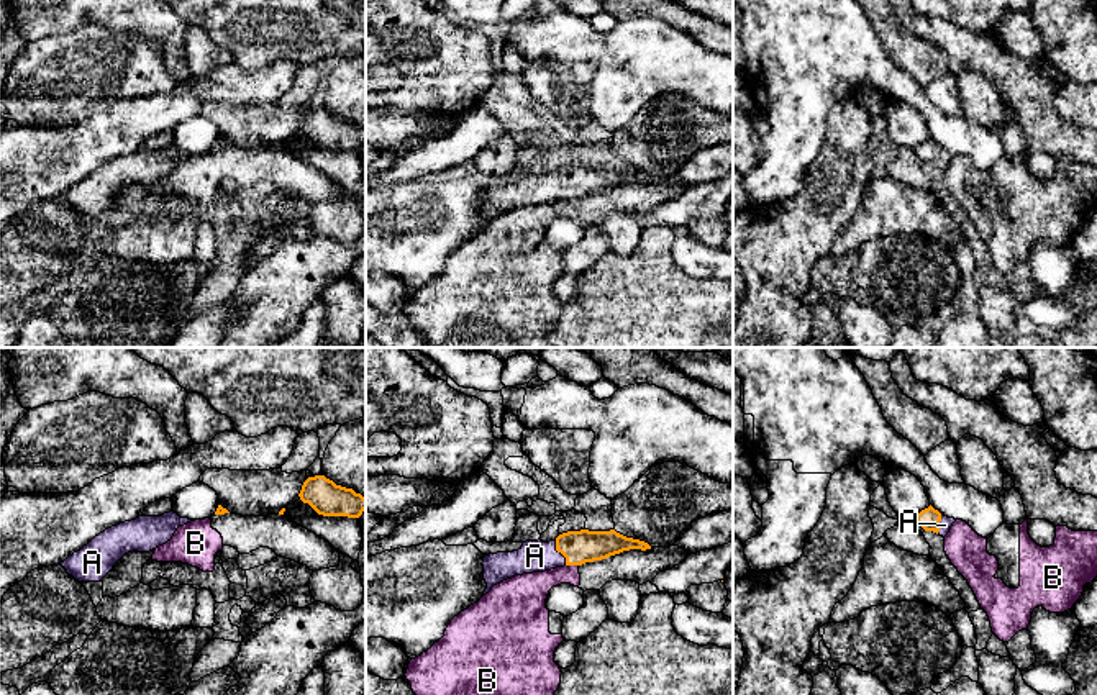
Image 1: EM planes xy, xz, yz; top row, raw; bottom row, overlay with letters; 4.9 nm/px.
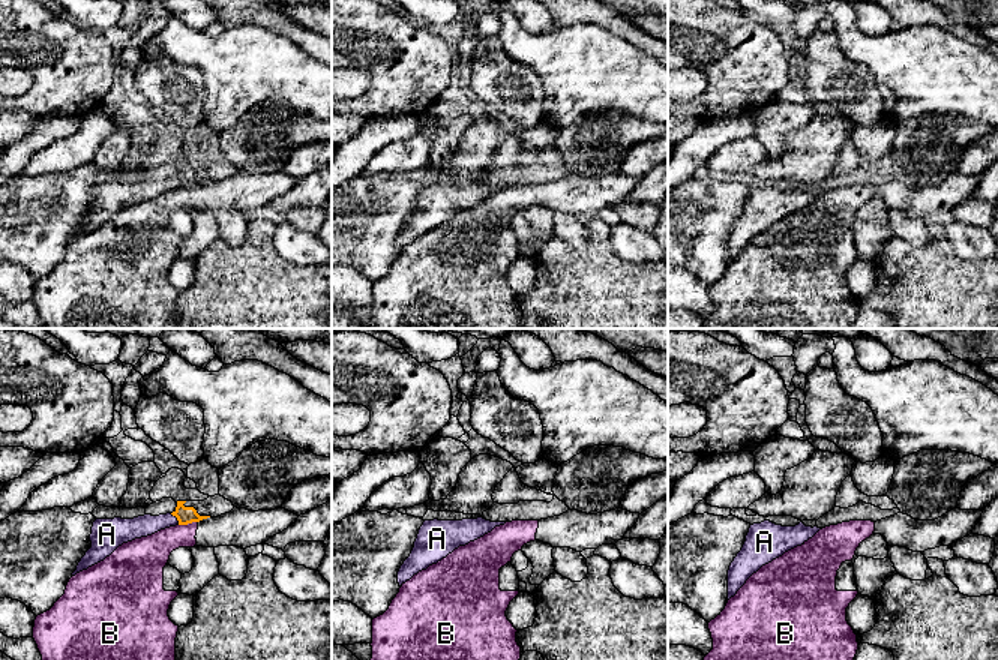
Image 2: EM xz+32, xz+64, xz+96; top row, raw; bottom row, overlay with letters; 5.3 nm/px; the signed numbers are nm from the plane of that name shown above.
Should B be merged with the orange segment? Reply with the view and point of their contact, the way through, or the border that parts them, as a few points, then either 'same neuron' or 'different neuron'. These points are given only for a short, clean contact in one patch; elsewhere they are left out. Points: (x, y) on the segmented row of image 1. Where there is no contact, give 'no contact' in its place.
contact xz (573, 564); border xz (566, 564), (578, 566); different neuron

